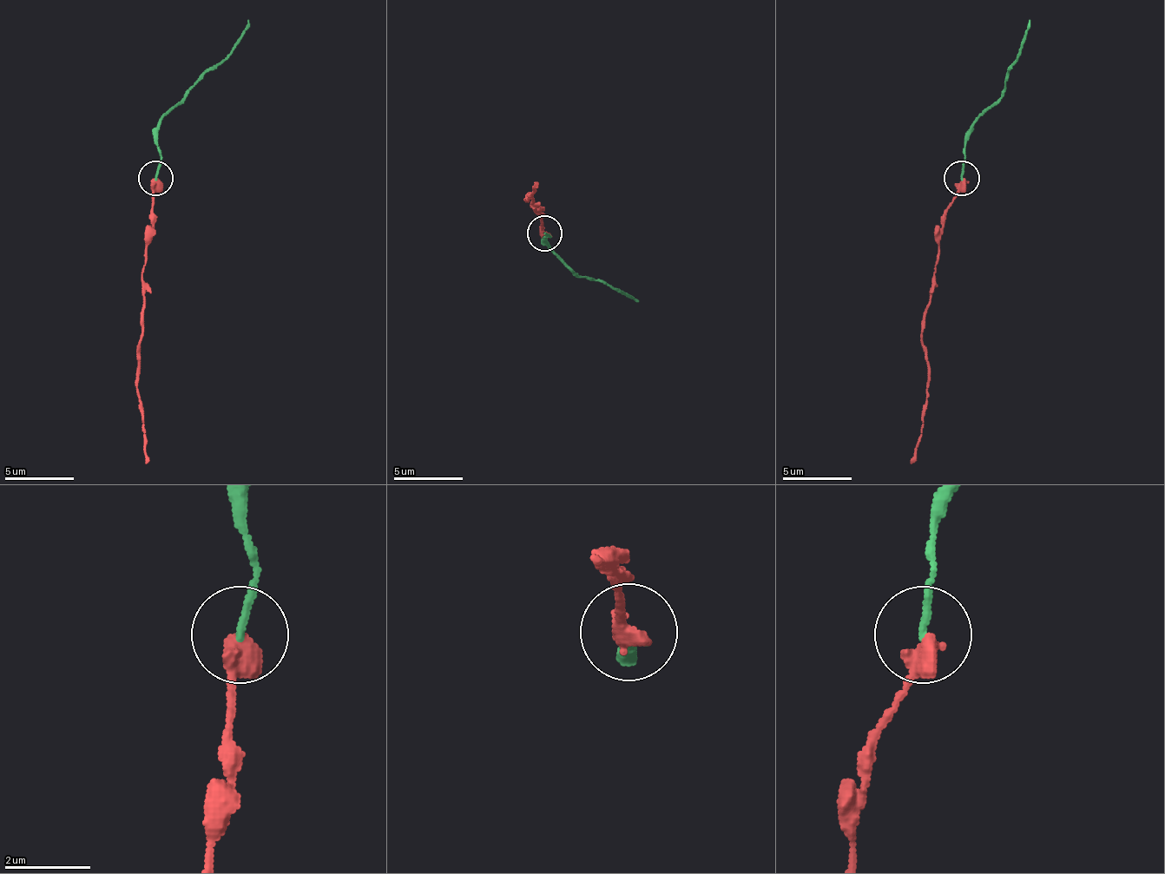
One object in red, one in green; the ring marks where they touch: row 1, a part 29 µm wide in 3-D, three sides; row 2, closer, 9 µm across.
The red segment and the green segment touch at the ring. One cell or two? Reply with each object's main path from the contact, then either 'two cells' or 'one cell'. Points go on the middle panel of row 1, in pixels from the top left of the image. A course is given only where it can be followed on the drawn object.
course red (543, 233), (533, 209), (529, 192), (526, 199), (536, 181); course green (543, 233), (547, 237), (547, 248), (571, 272), (621, 290), (638, 300); one cell

